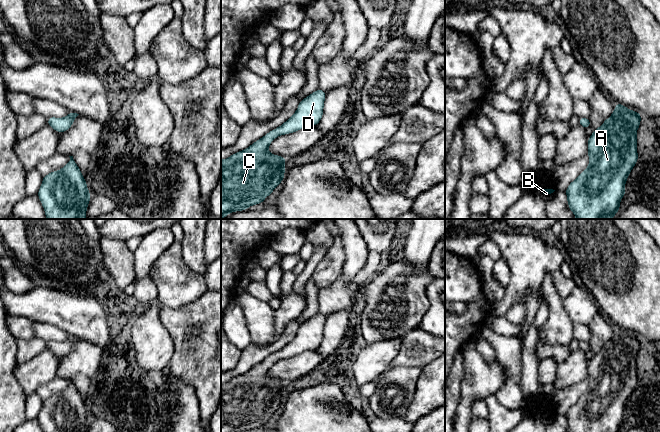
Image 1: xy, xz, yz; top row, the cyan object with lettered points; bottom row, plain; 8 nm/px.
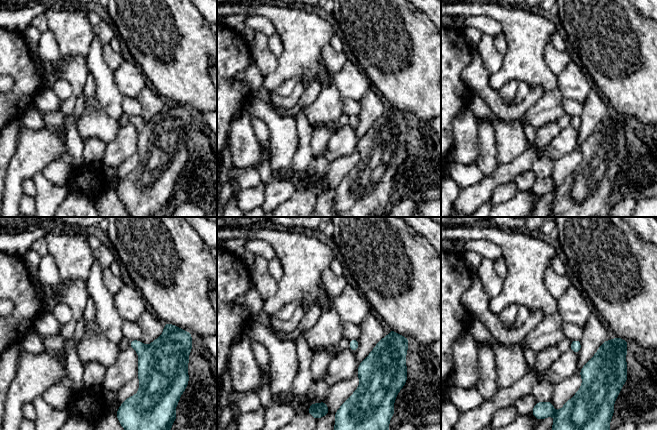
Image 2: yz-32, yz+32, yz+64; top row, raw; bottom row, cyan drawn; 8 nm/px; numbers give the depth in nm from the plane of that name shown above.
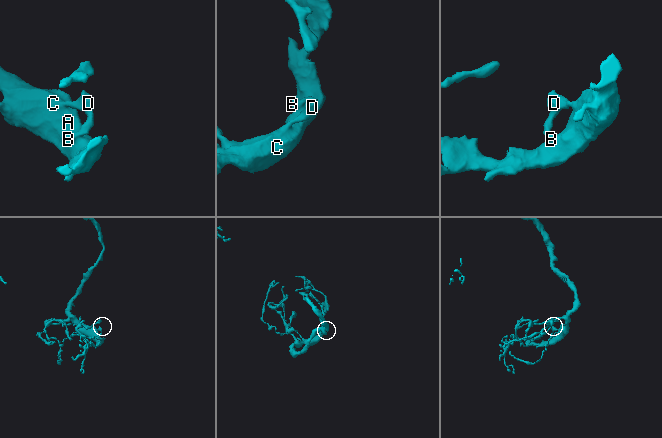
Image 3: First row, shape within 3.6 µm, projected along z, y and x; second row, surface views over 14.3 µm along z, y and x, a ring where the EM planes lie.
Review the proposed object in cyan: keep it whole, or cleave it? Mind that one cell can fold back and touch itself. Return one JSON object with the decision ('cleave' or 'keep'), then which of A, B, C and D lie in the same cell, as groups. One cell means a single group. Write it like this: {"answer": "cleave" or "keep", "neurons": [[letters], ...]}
{"answer": "keep", "neurons": [["A", "B", "C", "D"]]}

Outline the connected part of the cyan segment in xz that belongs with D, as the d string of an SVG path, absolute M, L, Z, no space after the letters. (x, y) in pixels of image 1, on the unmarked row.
M317 313L315 316L305 321L299 326L296 336L284 346L281 350L268 356L265 360L255 365L245 374L236 376L230 381L221 384L221 432L248 432L252 429L263 427L265 422L269 420L274 413L283 405L285 398L286 382L271 378L268 374L271 366L280 359L294 357L307 350L317 350L322 343L324 334L326 316L322 313Z

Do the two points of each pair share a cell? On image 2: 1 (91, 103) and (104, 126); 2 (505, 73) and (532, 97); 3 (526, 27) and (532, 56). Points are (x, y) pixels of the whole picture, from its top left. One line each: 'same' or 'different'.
1: same
2: different
3: same

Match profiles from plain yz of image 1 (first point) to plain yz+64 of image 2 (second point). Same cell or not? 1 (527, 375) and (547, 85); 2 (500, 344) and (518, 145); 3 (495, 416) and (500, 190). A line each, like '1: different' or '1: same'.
1: different
2: same
3: same

